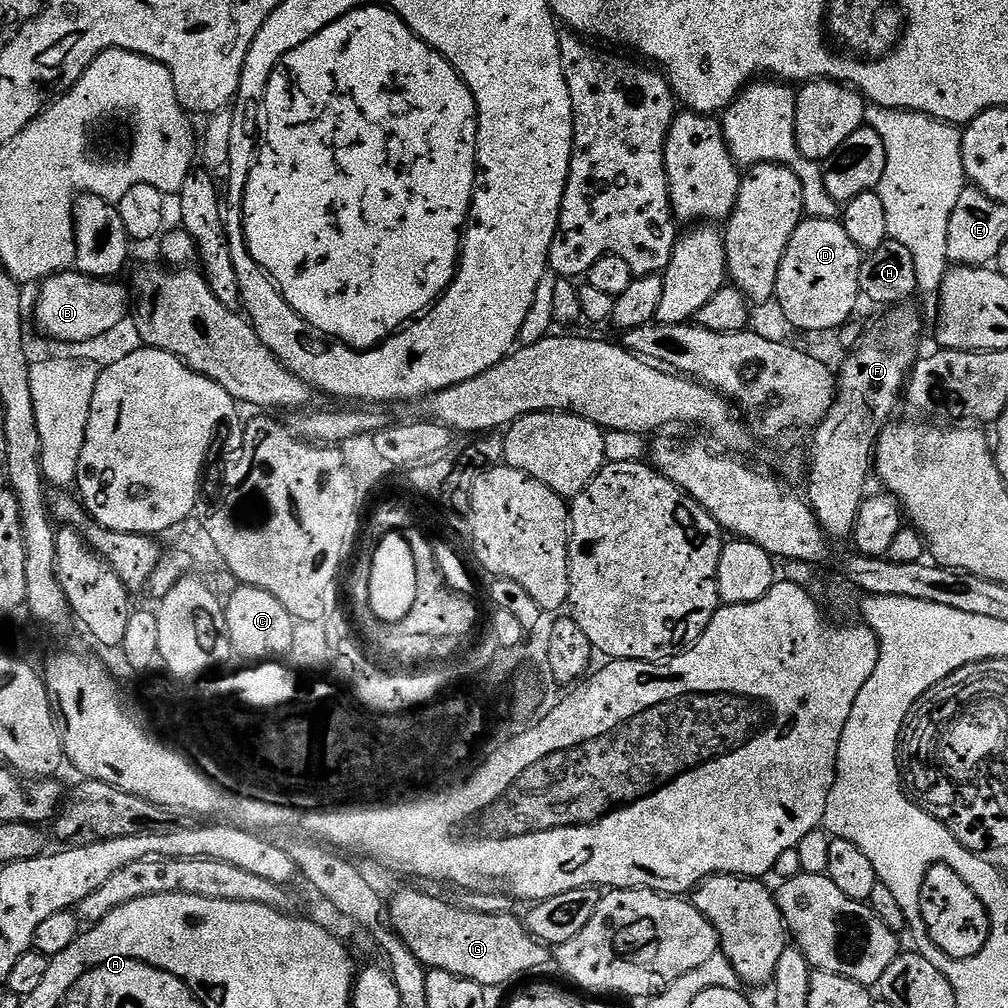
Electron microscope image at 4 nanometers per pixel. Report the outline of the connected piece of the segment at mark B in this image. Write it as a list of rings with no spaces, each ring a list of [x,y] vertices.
[[[69,270],[67,272],[57,272],[54,276],[49,276],[47,280],[43,281],[39,285],[40,288],[40,297],[36,300],[36,324],[38,327],[41,328],[42,331],[45,332],[48,336],[53,336],[56,340],[61,340],[64,344],[84,344],[87,340],[96,340],[99,336],[104,336],[107,332],[112,332],[115,330],[116,327],[119,326],[120,323],[124,320],[124,315],[129,315],[130,312],[130,292],[127,287],[126,289],[123,288],[122,285],[116,284],[120,282],[109,282],[106,280],[96,280],[93,276],[83,276],[78,271]]]

